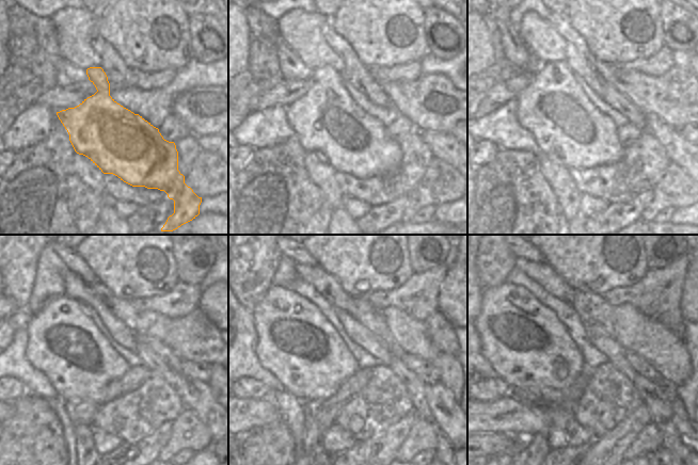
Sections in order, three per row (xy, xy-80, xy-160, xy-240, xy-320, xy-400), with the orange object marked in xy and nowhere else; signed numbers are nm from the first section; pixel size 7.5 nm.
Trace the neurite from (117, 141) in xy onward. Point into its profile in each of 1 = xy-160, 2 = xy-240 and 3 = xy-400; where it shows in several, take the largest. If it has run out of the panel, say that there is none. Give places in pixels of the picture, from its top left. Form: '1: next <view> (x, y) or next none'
1: next xy-160 (566, 125)
2: next xy-240 (63, 342)
3: next xy-400 (528, 348)

